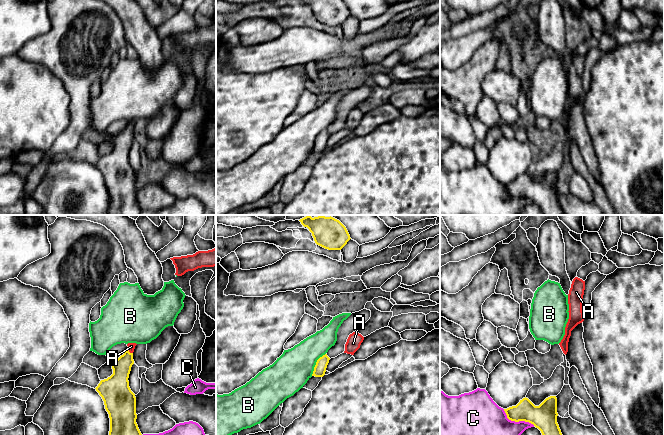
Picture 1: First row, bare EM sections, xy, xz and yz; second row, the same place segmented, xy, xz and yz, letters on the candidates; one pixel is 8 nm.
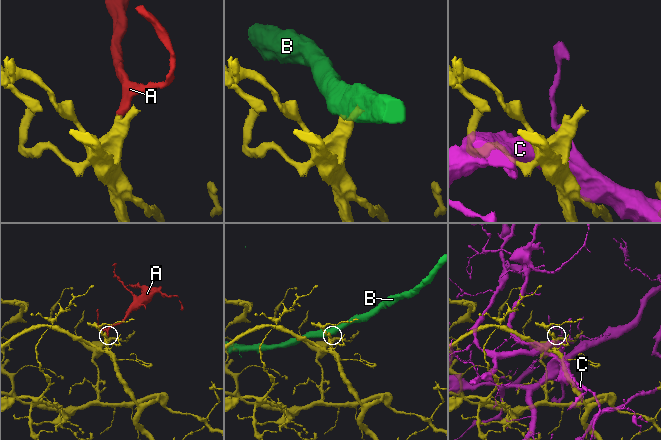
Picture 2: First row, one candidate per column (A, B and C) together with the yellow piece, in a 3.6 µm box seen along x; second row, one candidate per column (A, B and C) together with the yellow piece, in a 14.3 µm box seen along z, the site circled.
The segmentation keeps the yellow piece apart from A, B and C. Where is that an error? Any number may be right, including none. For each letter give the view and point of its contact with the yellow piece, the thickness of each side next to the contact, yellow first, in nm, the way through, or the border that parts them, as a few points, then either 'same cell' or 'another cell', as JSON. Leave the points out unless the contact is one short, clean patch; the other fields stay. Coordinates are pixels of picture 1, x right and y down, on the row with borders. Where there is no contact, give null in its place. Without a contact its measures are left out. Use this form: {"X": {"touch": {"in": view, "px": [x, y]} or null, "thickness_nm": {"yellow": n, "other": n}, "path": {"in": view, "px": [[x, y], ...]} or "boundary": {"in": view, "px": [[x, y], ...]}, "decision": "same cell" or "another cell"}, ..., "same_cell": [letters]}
{"A": {"touch": {"in": "xy", "px": [129, 352]}, "thickness_nm": {"yellow": 160, "other": 60}, "path": {"in": "xy", "px": [[118, 381], [121, 367], [129, 352], [131, 346]]}, "decision": "same cell"}, "B": {"touch": {"in": "xz", "px": [316, 364]}, "thickness_nm": {"yellow": 100, "other": 300}, "boundary": {"in": "xz", "px": [[325, 353], [317, 360], [311, 375]]}, "decision": "another cell"}, "C": {"touch": {"in": "yz", "px": [517, 421]}, "thickness_nm": {"yellow": 200, "other": 280}, "decision": "another cell"}, "same_cell": ["A"]}

